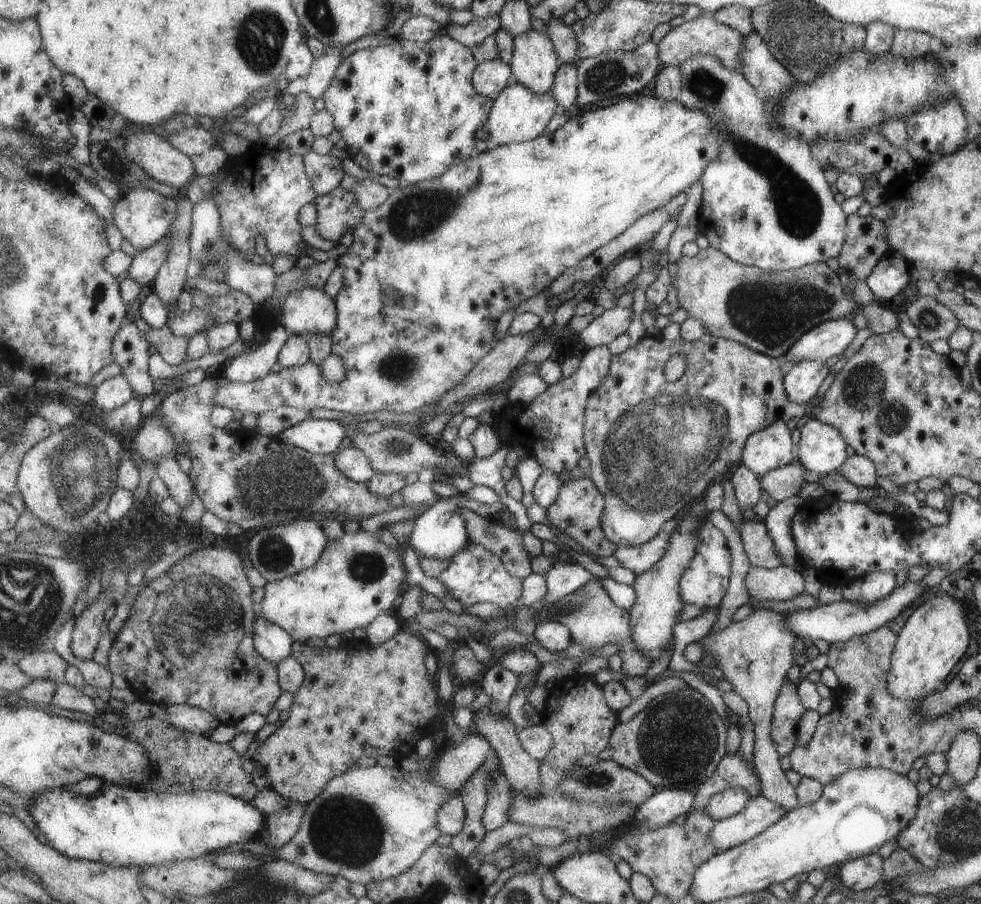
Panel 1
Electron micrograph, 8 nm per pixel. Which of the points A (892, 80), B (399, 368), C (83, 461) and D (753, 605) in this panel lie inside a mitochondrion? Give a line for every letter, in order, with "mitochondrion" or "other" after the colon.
A: other
B: mitochondrion
C: mitochondrion
D: other

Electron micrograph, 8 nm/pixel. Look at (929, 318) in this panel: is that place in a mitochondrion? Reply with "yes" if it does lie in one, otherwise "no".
yes

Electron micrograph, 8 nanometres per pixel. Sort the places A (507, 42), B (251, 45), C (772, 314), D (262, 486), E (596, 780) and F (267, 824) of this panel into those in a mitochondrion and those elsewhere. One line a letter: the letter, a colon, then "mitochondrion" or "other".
A: other
B: mitochondrion
C: mitochondrion
D: mitochondrion
E: mitochondrion
F: other

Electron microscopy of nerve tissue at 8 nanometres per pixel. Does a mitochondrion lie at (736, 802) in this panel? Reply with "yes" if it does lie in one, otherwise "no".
no

